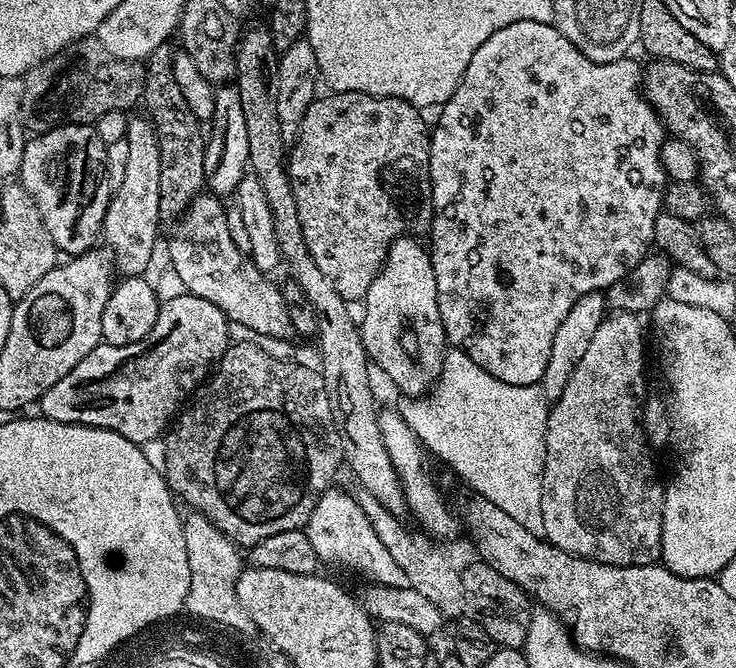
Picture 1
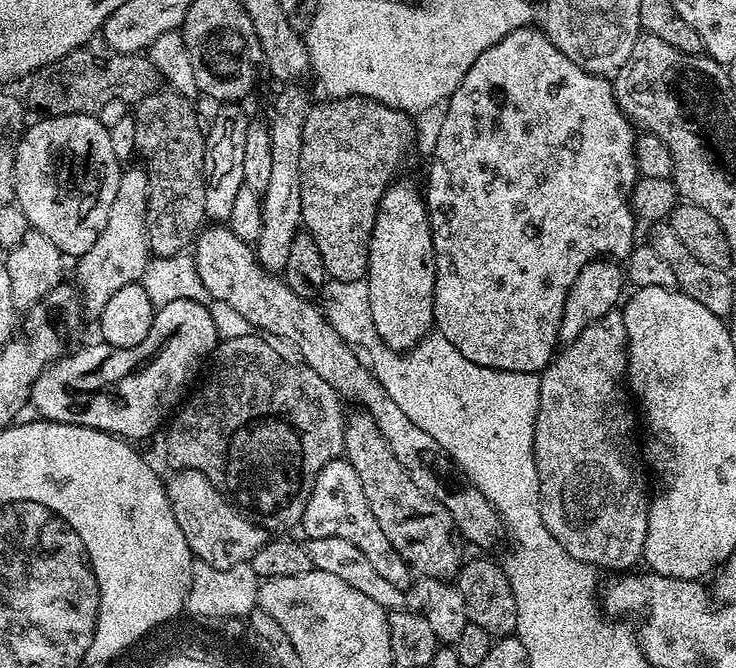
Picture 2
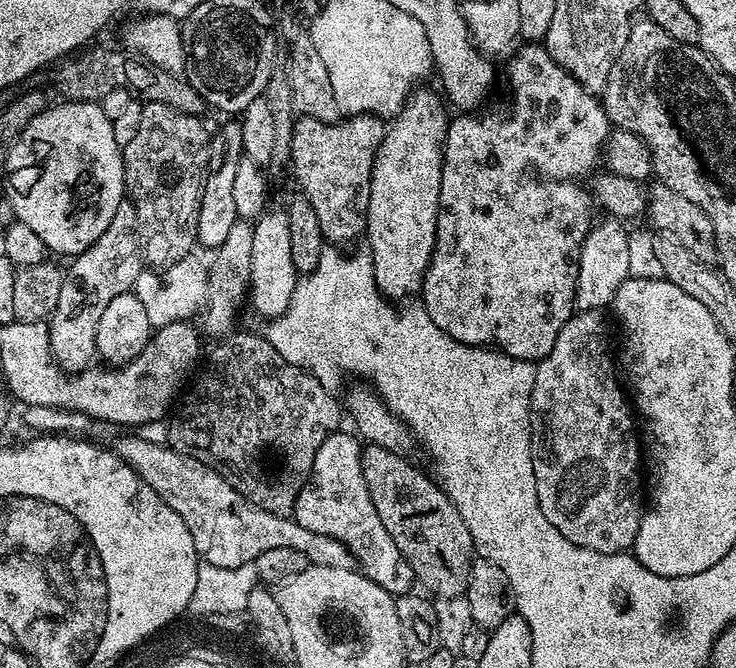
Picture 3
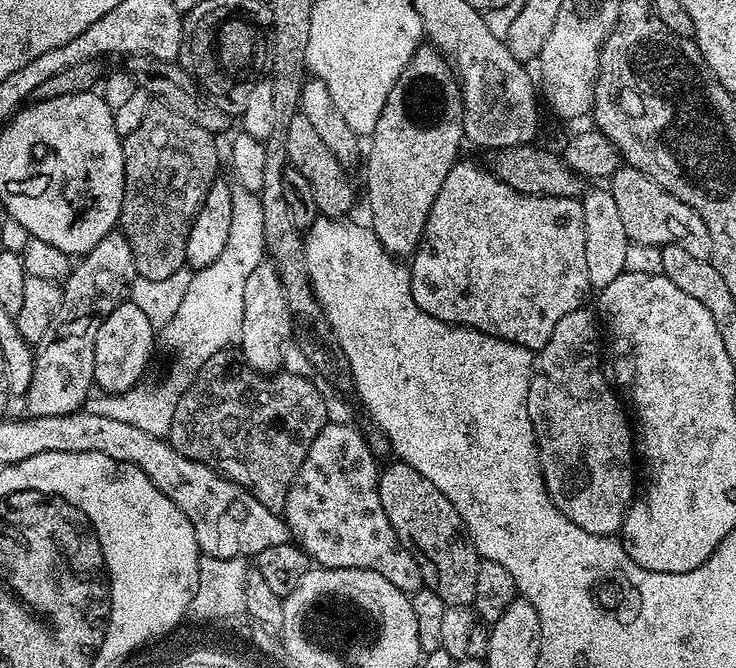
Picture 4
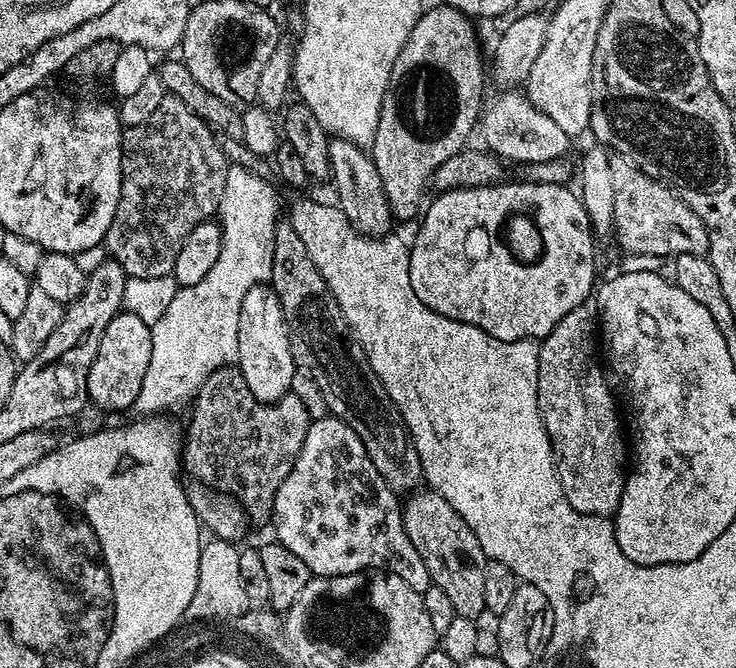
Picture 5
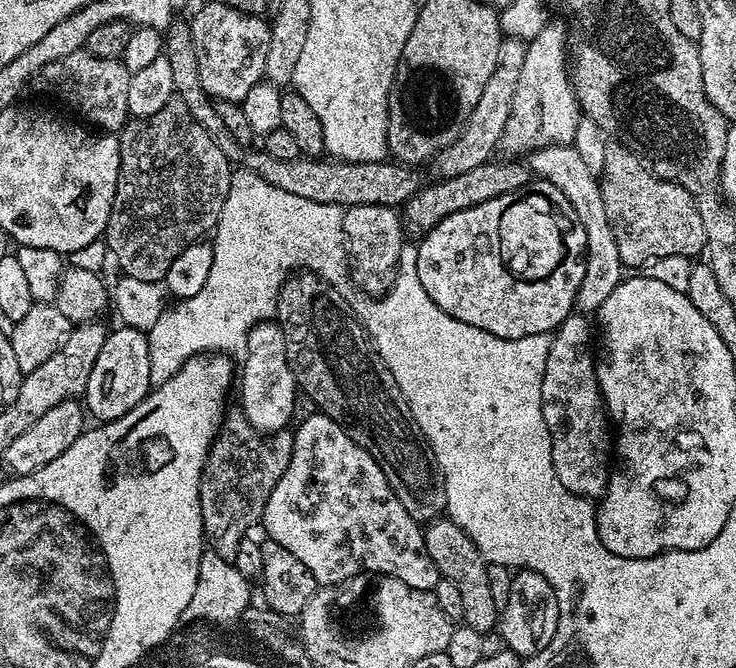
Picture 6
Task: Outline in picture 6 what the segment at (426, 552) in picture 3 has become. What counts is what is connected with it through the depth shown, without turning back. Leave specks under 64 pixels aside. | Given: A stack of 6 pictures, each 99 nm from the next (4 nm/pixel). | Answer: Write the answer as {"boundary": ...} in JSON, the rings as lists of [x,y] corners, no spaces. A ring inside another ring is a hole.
{"boundary":[[[451,518],[432,521],[424,528],[426,550],[433,562],[439,566],[443,579],[454,582],[462,597],[463,623],[479,632],[491,632],[498,624],[498,610],[490,591],[488,564],[474,542]]]}

